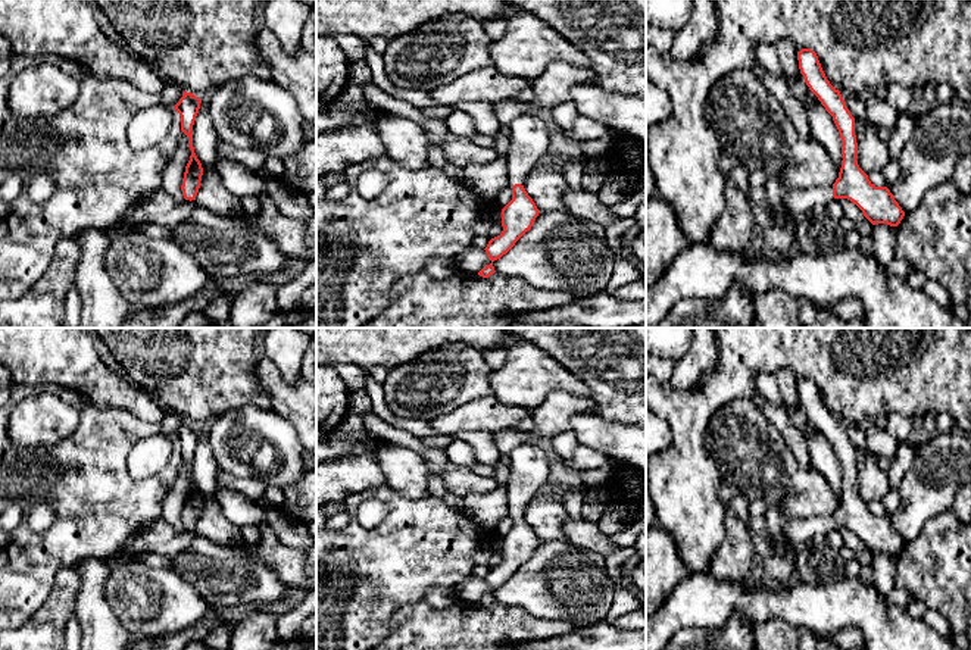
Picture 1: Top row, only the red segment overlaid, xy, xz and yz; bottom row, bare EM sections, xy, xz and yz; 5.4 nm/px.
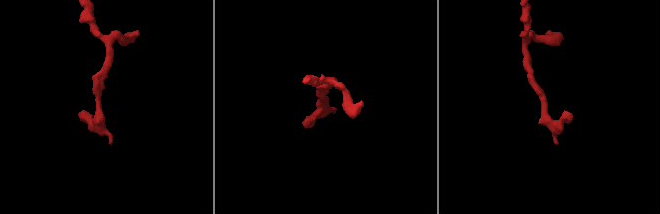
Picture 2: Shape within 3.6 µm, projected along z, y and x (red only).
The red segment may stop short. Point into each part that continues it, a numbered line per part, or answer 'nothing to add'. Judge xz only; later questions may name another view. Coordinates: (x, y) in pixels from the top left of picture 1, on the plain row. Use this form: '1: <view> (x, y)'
1: xz (528, 472)

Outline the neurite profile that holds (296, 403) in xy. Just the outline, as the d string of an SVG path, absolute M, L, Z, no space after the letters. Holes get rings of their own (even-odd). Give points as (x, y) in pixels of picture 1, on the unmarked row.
M266 356L257 360L257 378L272 409L294 426L306 450L316 451L316 388L303 376L296 384L285 382Z

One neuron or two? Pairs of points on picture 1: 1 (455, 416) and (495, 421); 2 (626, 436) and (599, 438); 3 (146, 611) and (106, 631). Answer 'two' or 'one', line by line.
1: one
2: one
3: two

